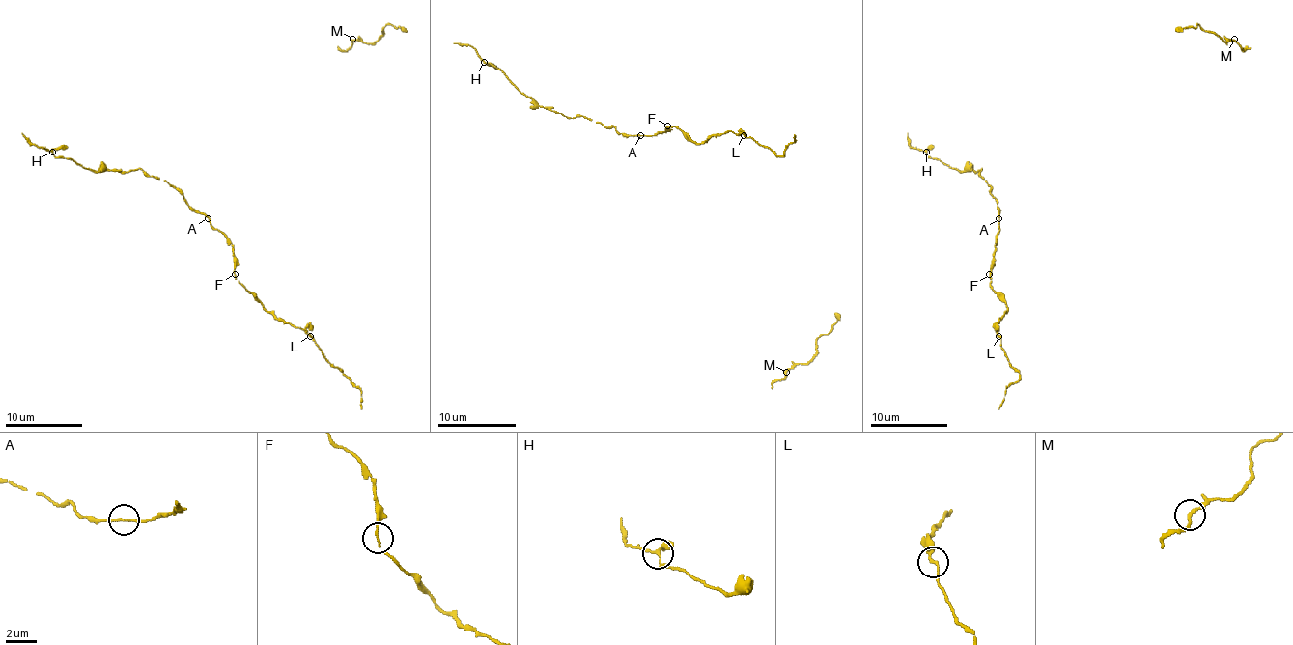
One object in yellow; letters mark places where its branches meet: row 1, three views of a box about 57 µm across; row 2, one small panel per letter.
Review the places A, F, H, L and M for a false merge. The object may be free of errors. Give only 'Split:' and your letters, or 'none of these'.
Split: none of these

